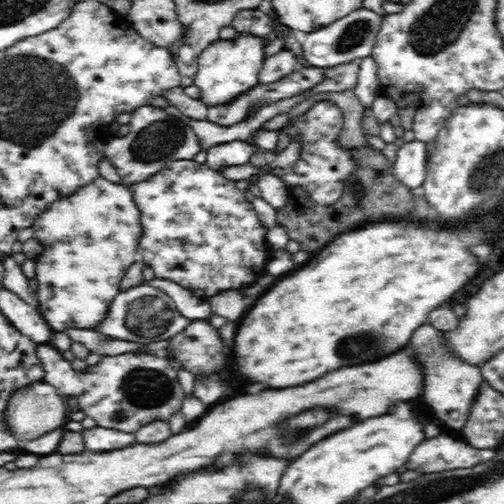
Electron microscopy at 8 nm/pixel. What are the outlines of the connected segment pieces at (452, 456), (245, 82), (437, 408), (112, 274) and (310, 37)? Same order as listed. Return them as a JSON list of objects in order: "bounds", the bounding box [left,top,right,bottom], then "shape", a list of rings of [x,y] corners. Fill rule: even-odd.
[{"bounds":[406,436,494,473],"shape":[[[438,436],[424,440],[411,452],[406,463],[407,470],[433,473],[470,468],[494,456],[494,449],[480,450],[469,445],[465,440],[454,440],[452,436]]]},{"bounds":[194,33,264,107],"shape":[[[238,33],[230,40],[218,39],[198,56],[198,72],[194,85],[200,89],[201,101],[207,107],[224,107],[259,84],[259,74],[264,62],[264,37]]]},{"bounds":[412,322,484,428],"shape":[[[428,322],[420,330],[414,332],[412,346],[414,346],[412,352],[418,352],[418,360],[426,364],[424,366],[426,368],[426,392],[422,392],[420,400],[428,404],[434,410],[434,414],[438,414],[436,418],[440,418],[446,426],[462,428],[466,424],[464,414],[468,414],[480,383],[484,382],[480,369],[450,354],[450,351],[446,350],[446,345],[442,344],[441,334],[438,334],[436,328],[430,326]]]},{"bounds":[31,177,142,331],"shape":[[[98,177],[67,197],[49,204],[31,223],[31,227],[34,238],[44,246],[44,250],[35,259],[35,277],[38,282],[36,297],[41,315],[54,331],[64,331],[66,328],[96,328],[106,318],[110,303],[121,291],[120,283],[128,267],[140,259],[138,244],[142,236],[141,212],[134,200],[132,189]]]},{"bounds":[294,10,383,69],"shape":[[[356,10],[340,20],[332,21],[332,24],[319,28],[314,32],[294,32],[296,40],[302,46],[304,60],[311,64],[312,67],[321,69],[332,68],[344,62],[356,61],[357,59],[370,56],[376,37],[382,24],[383,16],[370,10]]]}]

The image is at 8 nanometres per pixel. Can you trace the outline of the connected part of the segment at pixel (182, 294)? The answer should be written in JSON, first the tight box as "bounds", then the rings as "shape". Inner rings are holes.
{"bounds":[144,278,213,321],"shape":[[[154,278],[146,280],[144,283],[162,289],[164,293],[168,293],[172,301],[176,303],[176,308],[180,311],[180,314],[192,321],[196,319],[209,319],[213,314],[208,300],[194,296],[191,290],[182,288],[180,284],[176,284],[174,281]]]}

